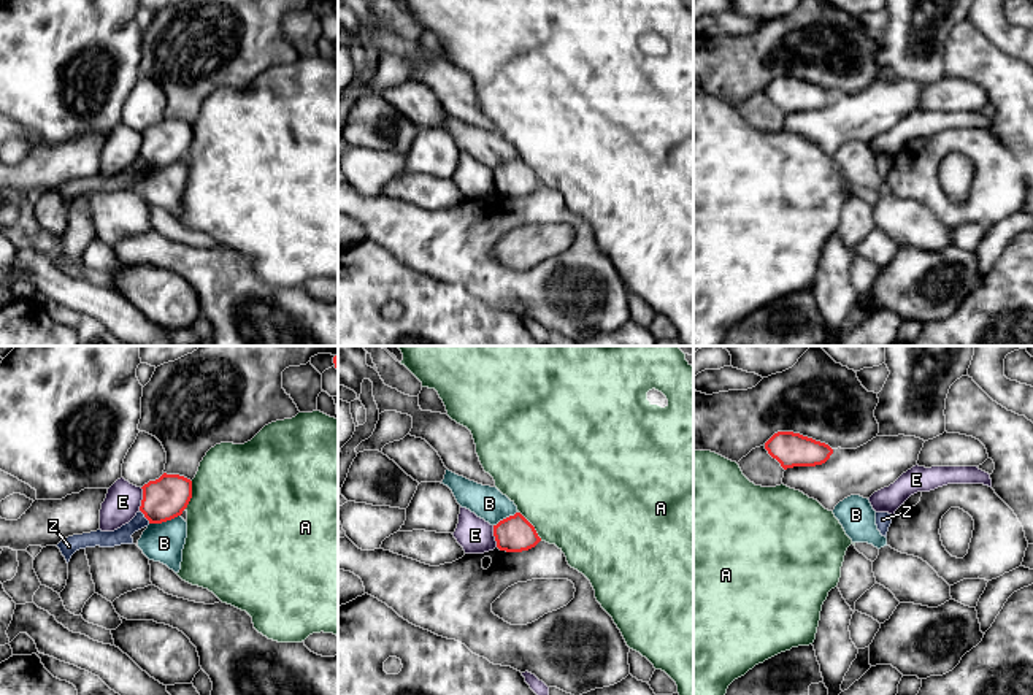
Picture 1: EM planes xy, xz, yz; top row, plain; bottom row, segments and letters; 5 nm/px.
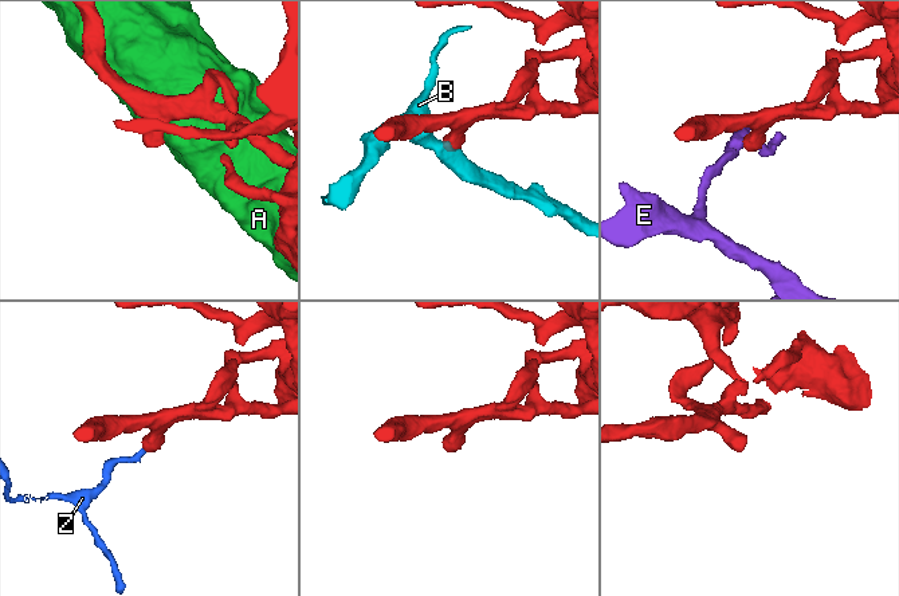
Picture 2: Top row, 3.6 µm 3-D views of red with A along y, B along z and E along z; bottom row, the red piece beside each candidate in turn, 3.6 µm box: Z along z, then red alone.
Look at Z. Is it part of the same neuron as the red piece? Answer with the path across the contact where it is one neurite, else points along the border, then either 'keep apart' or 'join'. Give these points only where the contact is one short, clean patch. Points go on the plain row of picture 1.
border along xy (140, 154), (149, 167); keep apart

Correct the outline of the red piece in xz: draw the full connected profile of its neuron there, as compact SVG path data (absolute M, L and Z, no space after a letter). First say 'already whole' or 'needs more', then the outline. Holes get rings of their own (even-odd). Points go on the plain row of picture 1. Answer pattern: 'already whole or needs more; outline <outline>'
already whole; outline M520 157L493 170L493 181L497 192L506 197L528 195L541 186L535 171Z

